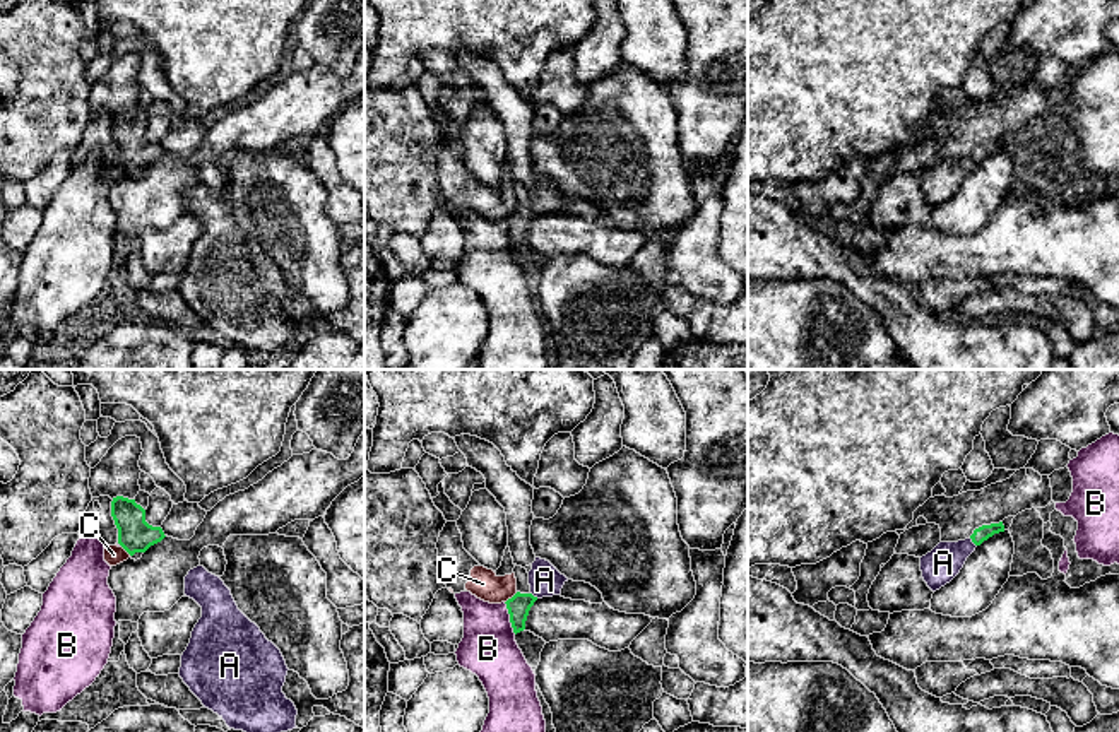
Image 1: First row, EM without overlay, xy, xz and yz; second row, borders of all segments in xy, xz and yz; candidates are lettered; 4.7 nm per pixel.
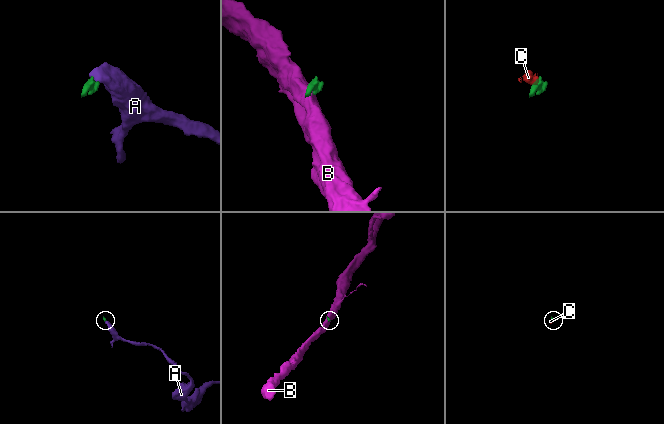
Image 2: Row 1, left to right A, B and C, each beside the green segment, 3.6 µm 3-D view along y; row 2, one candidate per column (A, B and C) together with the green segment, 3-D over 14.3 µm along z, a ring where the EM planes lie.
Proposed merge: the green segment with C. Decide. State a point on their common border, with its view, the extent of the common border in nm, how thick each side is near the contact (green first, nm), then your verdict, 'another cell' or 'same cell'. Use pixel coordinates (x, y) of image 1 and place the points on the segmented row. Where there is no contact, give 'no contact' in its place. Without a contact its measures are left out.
xz (512, 597) | 80 nm | 110/140 nm | another cell

